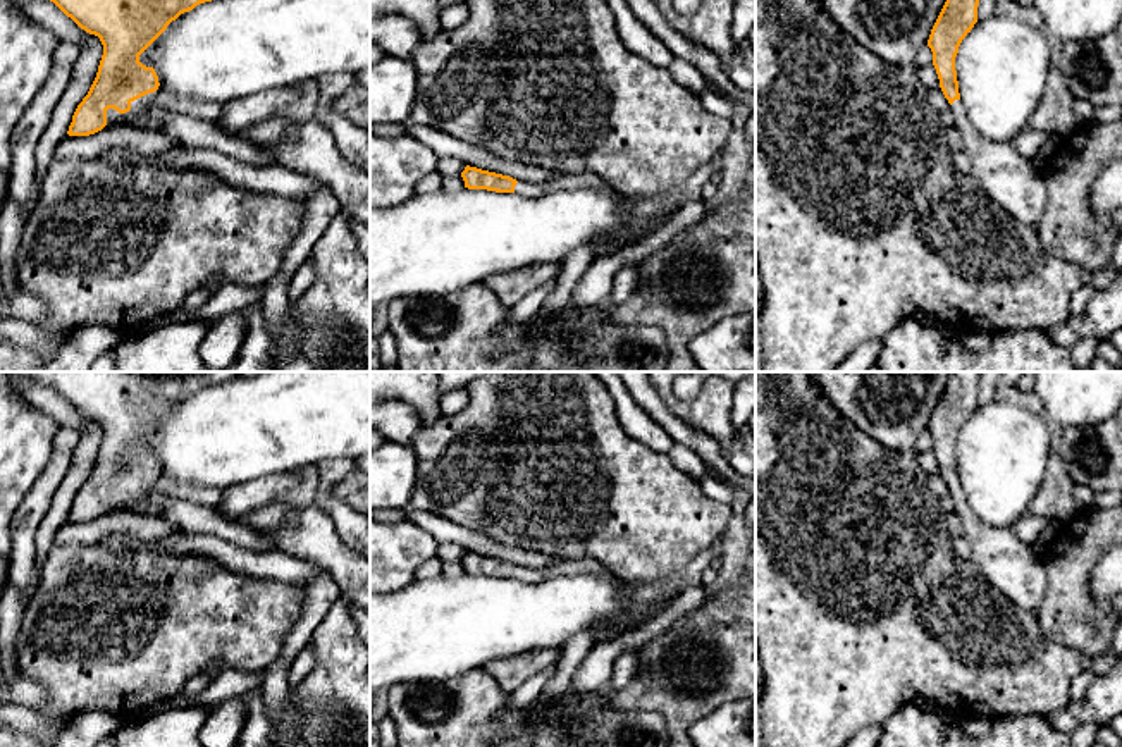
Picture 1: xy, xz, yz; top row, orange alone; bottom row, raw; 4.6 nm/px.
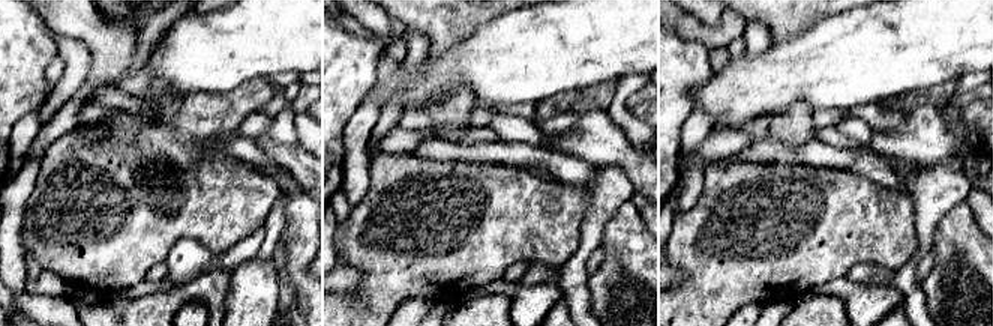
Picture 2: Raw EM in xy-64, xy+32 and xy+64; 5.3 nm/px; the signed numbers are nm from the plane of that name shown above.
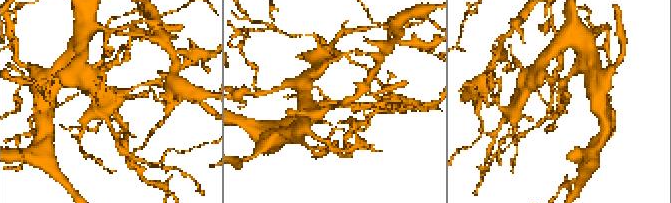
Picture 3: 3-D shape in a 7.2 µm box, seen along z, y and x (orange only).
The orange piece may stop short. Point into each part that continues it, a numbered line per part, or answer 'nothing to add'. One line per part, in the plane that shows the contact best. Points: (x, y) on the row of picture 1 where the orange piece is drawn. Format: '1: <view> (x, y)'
1: xy (140, 107)

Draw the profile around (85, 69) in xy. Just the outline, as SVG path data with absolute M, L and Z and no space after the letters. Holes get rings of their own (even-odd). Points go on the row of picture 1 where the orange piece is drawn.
M89 34L86 46L76 59L72 67L72 77L59 98L52 119L43 131L38 146L34 150L34 162L36 162L36 191L40 196L43 177L55 160L55 148L57 145L67 136L69 126L72 122L72 115L83 98L88 95L103 55L103 45L98 36Z

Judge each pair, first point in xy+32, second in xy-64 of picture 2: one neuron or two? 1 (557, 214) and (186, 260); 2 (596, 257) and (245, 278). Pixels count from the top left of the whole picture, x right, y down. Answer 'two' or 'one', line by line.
1: two
2: two

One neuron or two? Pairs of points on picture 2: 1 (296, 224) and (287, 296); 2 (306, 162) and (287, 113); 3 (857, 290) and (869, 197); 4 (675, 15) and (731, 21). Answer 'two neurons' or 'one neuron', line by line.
1: two neurons
2: one neuron
3: two neurons
4: one neuron

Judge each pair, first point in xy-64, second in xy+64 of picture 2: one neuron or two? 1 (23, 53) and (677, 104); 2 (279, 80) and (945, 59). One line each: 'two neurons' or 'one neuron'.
1: one neuron
2: two neurons

